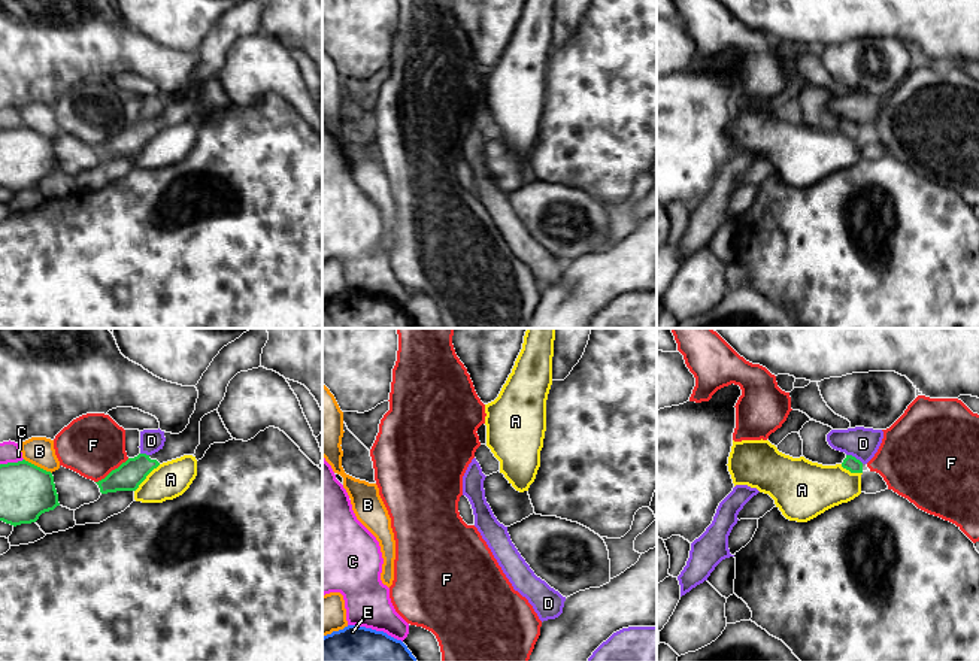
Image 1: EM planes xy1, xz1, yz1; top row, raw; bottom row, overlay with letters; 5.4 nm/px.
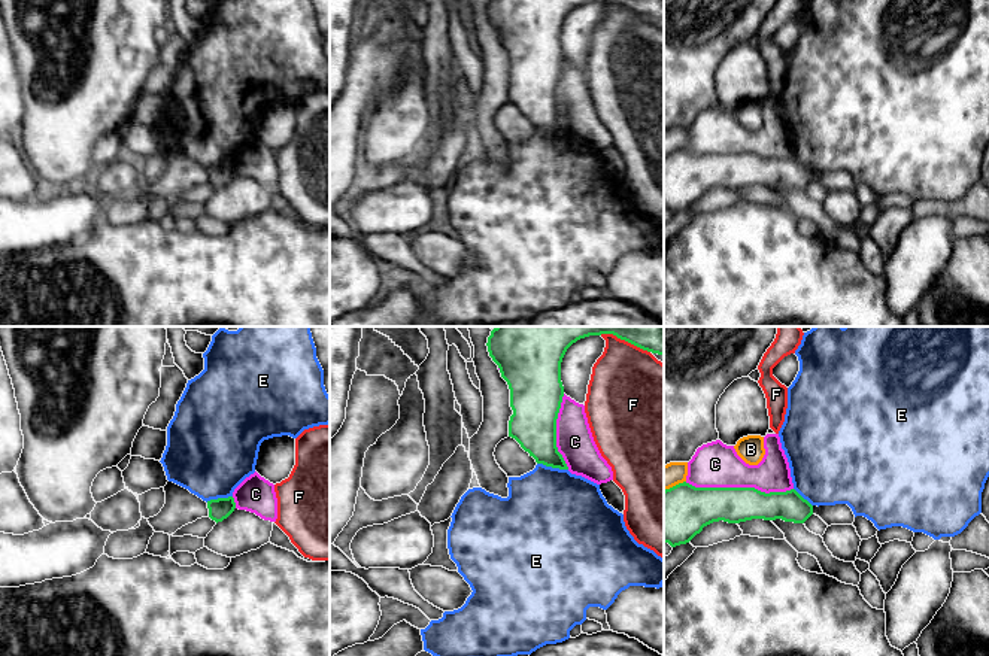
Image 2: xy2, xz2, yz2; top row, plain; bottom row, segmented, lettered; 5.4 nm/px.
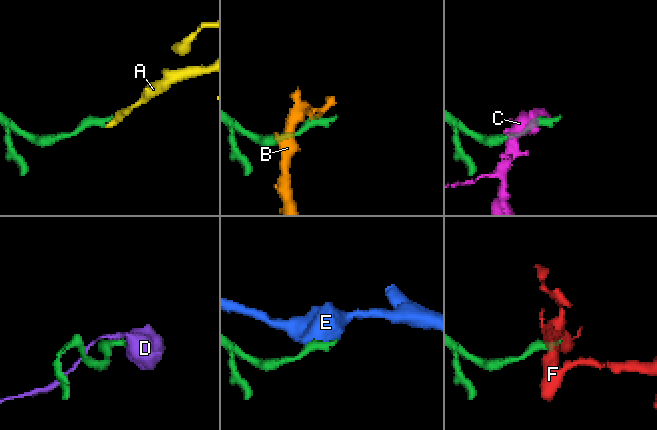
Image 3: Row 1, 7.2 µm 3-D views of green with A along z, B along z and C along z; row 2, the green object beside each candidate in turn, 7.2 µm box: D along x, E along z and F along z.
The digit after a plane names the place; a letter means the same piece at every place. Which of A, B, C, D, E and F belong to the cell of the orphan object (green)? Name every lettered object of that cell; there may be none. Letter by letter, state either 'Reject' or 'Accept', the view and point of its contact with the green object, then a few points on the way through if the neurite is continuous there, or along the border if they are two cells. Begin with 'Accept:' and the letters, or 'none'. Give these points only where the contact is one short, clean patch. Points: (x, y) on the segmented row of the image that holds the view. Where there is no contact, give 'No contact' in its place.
Accept: none
A: Reject. Touches green at xy1 (145, 478)
B: Reject. Touches green at xy1 (36, 466)
C: Reject. Touches green at yz2 (739, 488)
D: Reject. Touches green at yz1 (855, 458). Boundary: yz1 (846, 454), (863, 463)
E: Reject. Touches green at xz2 (552, 467). Boundary: xz2 (537, 462), (567, 470)
F: Reject. Touches green at xy1 (112, 470)

